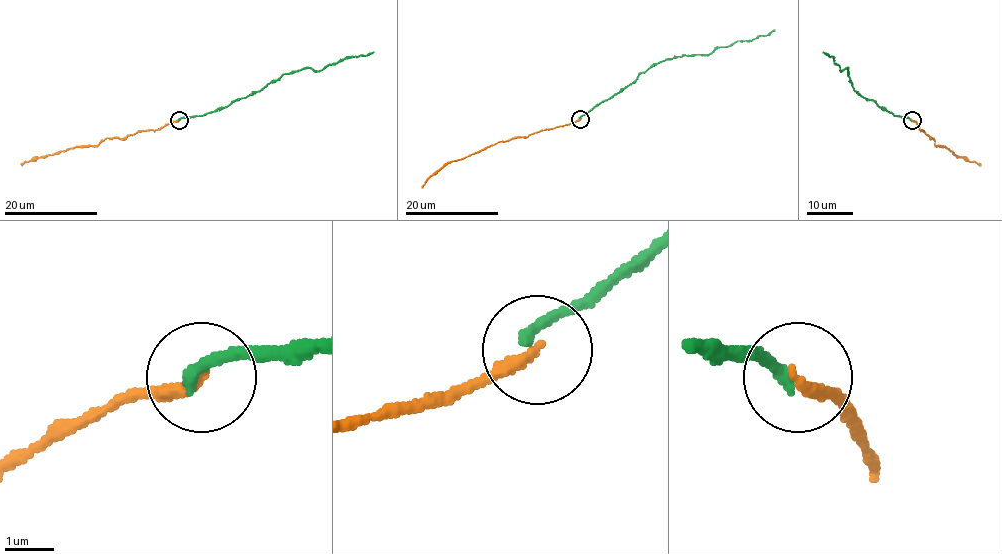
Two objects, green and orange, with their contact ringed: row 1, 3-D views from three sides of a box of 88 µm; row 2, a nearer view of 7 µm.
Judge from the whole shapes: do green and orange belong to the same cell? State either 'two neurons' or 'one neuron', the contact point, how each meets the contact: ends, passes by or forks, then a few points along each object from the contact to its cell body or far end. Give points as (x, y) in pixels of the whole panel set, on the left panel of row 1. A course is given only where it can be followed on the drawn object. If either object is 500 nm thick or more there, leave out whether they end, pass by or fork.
one neuron; place (179, 120); green ends; orange ends; course green (178, 120), (220, 109), (283, 74), (310, 67), (318, 71), (346, 58), (367, 56), (374, 51); course orange (180, 120), (154, 130), (140, 130), (126, 137), (105, 138), (93, 145), (78, 145), (33, 157), (21, 165)

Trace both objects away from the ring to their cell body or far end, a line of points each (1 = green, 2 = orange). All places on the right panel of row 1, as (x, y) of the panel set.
1: (911, 120), (896, 116), (872, 100), (863, 98), (849, 80), (848, 69), (841, 71), (833, 58), (822, 51)
2: (912, 120), (936, 145), (943, 145), (955, 155), (981, 165)

